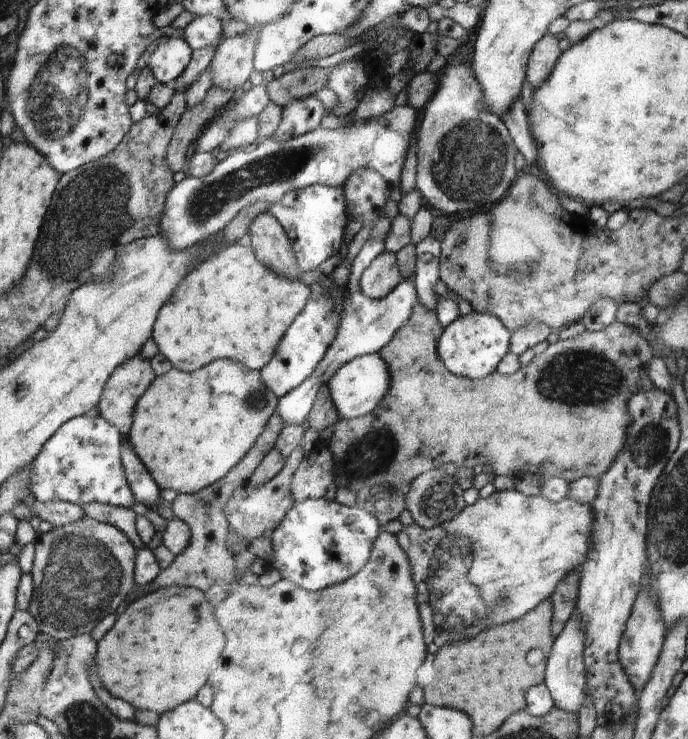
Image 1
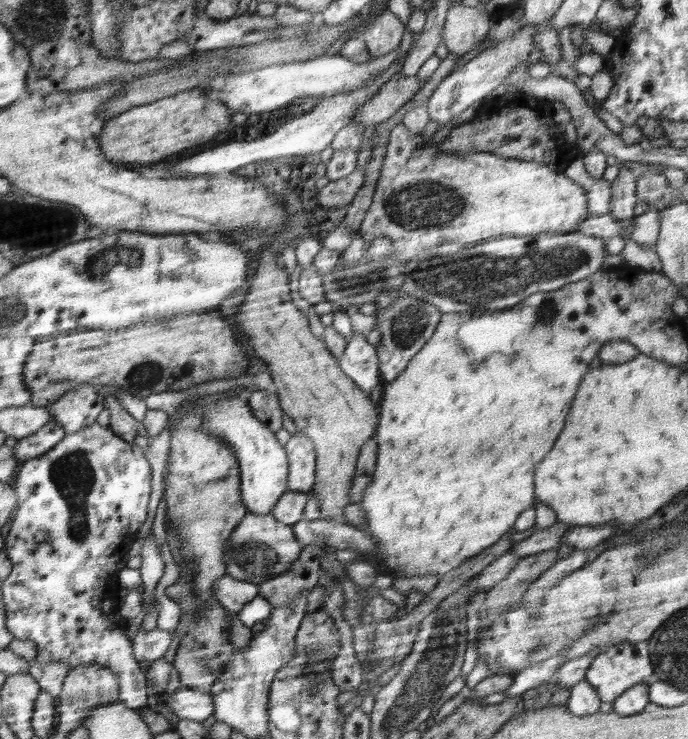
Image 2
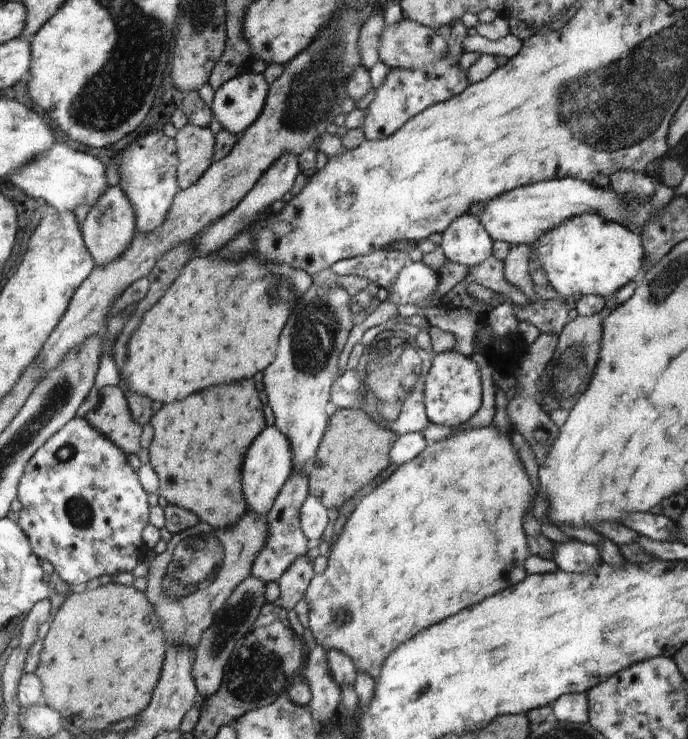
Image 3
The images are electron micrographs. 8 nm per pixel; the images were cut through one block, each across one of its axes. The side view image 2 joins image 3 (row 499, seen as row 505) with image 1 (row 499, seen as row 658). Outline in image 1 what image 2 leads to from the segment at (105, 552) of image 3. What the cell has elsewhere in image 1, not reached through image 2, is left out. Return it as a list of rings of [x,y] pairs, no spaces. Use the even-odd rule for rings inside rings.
[[[99,414],[68,419],[48,438],[33,460],[30,471],[31,493],[36,500],[66,501],[78,506],[91,502],[132,508],[136,496],[126,482],[120,462],[120,434],[115,425]]]

